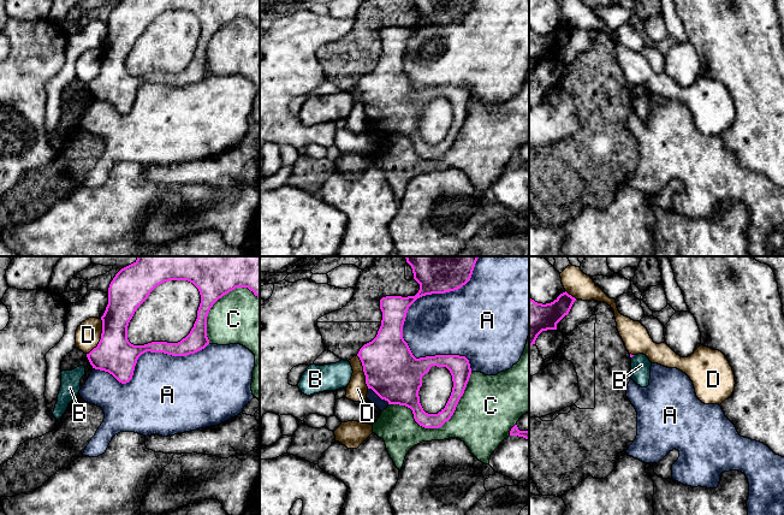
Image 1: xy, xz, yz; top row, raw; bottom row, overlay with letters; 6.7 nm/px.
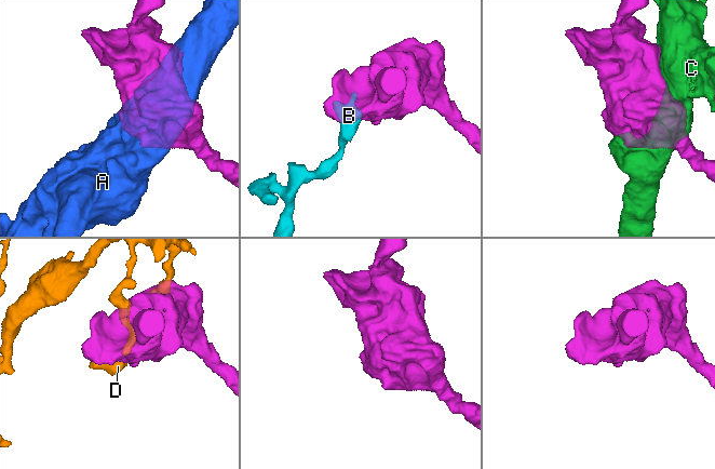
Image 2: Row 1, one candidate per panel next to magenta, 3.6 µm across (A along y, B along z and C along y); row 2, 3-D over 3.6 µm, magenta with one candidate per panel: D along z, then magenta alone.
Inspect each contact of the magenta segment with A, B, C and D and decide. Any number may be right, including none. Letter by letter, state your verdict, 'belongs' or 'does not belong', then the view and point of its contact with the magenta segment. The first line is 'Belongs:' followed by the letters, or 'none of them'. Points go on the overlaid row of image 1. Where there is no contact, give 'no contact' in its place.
Belongs: none of them
A: does not belong | xz (425, 295)
B: does not belong | xy (89, 361)
C: does not belong | xz (438, 427)
D: does not belong | xy (101, 337)

